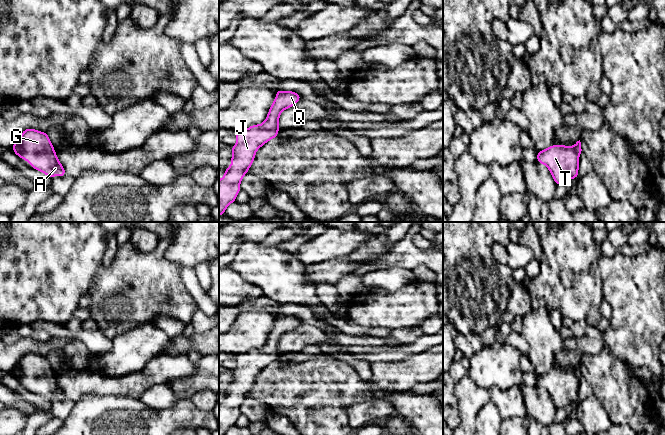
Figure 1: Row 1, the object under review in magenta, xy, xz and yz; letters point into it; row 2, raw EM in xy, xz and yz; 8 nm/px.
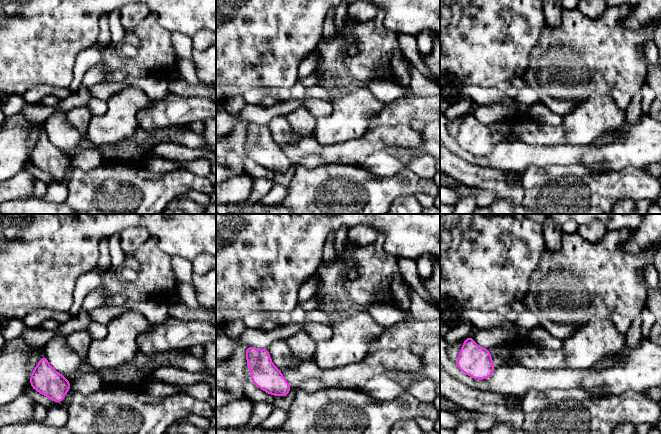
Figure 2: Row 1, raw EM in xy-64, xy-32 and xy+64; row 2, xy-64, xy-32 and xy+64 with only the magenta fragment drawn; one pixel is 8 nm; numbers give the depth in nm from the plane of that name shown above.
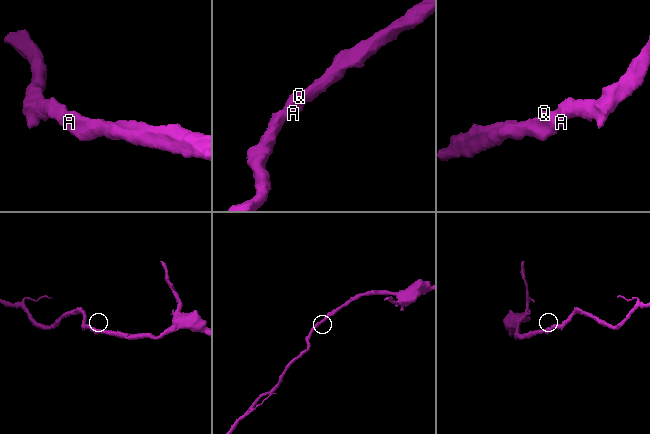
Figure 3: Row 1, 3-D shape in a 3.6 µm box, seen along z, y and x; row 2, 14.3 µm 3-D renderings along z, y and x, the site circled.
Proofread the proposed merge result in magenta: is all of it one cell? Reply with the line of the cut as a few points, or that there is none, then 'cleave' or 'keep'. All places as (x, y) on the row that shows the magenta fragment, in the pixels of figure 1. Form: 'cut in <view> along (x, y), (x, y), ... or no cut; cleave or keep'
no cut; keep

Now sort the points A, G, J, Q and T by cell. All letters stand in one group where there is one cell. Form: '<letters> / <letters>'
A G J Q T

